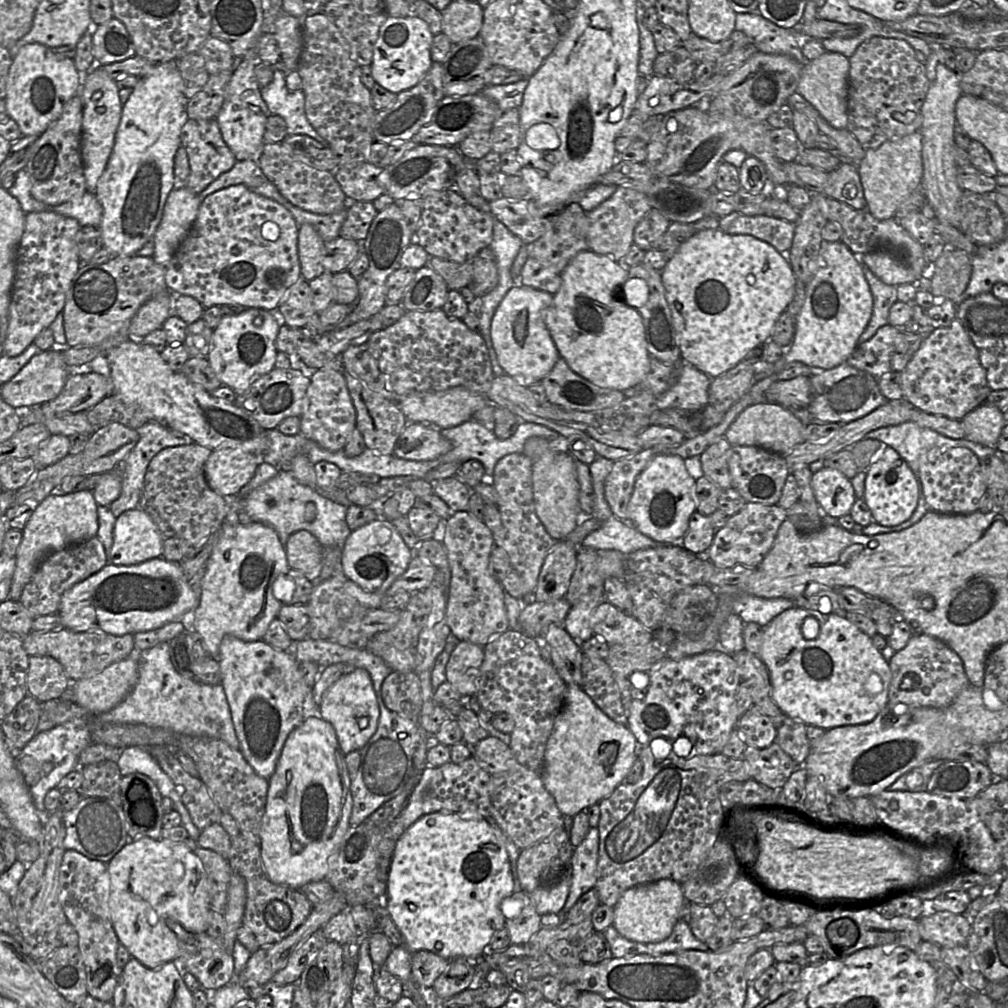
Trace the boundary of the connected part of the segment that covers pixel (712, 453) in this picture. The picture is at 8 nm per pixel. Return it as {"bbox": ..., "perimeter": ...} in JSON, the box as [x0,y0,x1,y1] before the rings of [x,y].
{"bbox":[700,438,732,489],"perimeter":[[[722,438],[710,445],[700,456],[701,468],[720,489],[732,487],[732,477],[729,470],[729,457],[732,445]]]}

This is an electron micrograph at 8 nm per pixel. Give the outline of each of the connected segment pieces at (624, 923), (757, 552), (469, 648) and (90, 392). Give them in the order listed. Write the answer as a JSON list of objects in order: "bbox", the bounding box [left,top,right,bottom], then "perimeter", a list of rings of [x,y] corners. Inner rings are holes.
[{"bbox":[612,879,684,944],"perimeter":[[[672,879],[634,886],[626,890],[614,909],[612,926],[624,938],[643,944],[658,943],[667,939],[679,920],[679,912],[684,903],[682,885]]]},{"bbox":[705,502,787,569],"perimeter":[[[747,502],[737,514],[728,518],[722,529],[716,530],[705,557],[719,568],[733,568],[741,565],[757,569],[771,550],[779,527],[786,519],[787,511],[778,504],[764,505]]]},{"bbox":[446,640,485,699],"perimeter":[[[462,640],[451,653],[446,666],[446,681],[464,699],[476,695],[484,652],[485,646]]]},{"bbox":[40,355,114,415],"perimeter":[[[99,355],[87,364],[70,370],[70,375],[60,394],[55,399],[40,406],[44,415],[56,415],[60,412],[77,413],[87,411],[104,398],[113,394],[114,387],[109,375],[105,355]]]}]

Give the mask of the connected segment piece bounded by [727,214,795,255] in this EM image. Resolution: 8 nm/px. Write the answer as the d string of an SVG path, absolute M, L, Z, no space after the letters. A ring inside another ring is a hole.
M739 214L727 229L728 234L747 234L769 243L778 252L787 255L795 232L795 225L766 215Z

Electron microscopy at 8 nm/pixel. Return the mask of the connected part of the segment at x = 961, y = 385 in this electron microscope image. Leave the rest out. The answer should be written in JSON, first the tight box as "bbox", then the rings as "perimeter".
{"bbox":[901,318,992,420],"perimeter":[[[955,318],[949,326],[935,328],[901,371],[903,398],[926,413],[961,420],[985,403],[992,389],[979,352],[962,323]]]}

